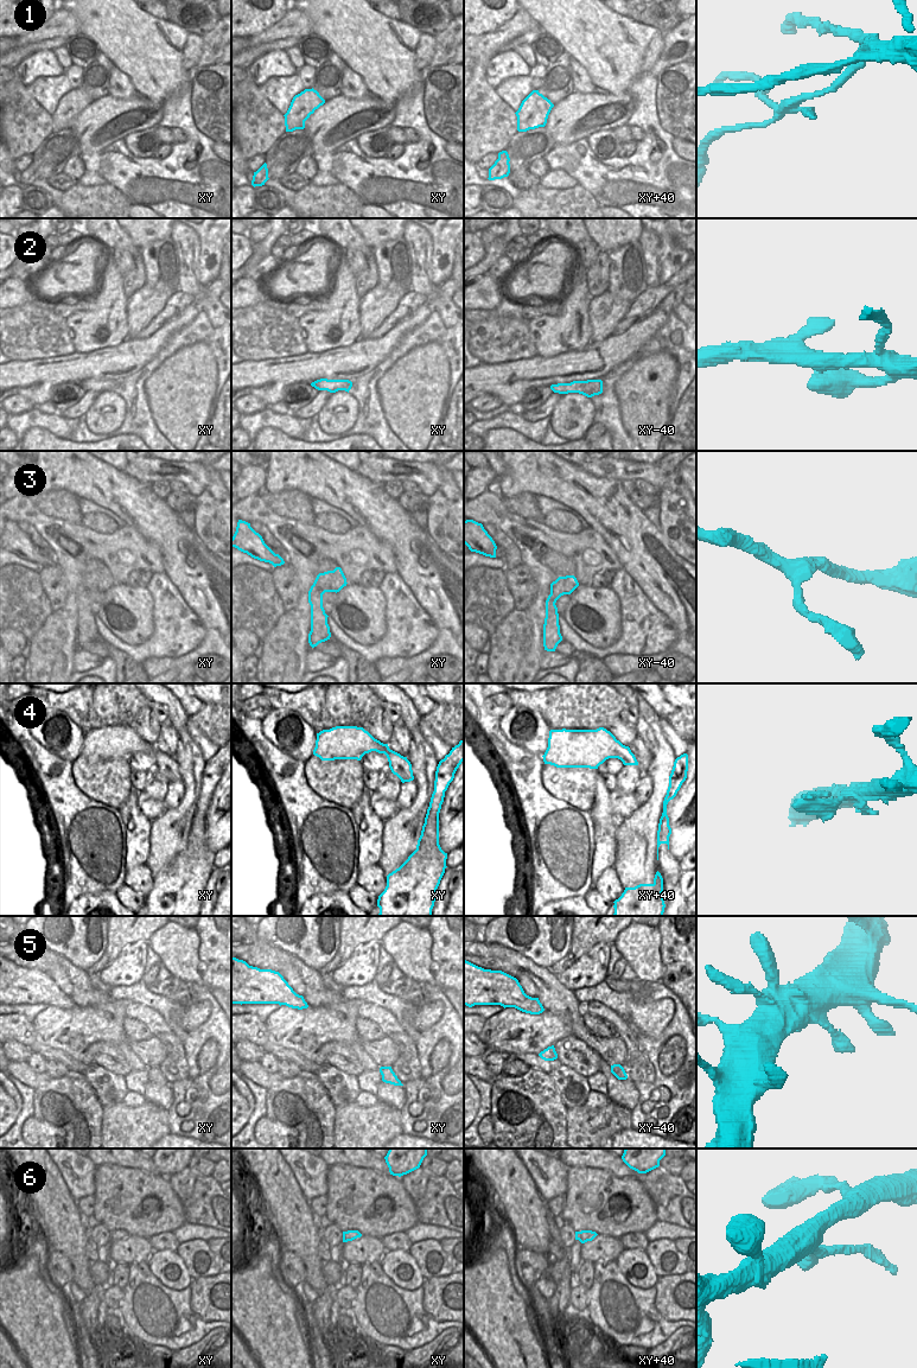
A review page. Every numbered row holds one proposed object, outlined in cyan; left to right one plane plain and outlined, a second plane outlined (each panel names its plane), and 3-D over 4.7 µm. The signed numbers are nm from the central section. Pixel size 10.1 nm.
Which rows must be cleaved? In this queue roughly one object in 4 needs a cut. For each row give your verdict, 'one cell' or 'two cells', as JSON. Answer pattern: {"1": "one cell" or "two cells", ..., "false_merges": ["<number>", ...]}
{"1": "two cells", "2": "one cell", "3": "one cell", "4": "one cell", "5": "one cell", "6": "one cell", "false_merges": ["1"]}

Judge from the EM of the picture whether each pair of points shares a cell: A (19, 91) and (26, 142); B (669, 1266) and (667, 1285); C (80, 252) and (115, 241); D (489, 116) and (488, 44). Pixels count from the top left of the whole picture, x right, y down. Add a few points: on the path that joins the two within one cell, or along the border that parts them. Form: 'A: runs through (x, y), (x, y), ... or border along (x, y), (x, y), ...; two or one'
A: runs through (19, 105), (19, 120), (23, 123), (23, 129); one
B: border along (683, 1273), (663, 1274), (658, 1278); two
C: border along (95, 240), (100, 243); two
D: runs through (484, 99), (484, 94), (479, 89), (481, 62); one

